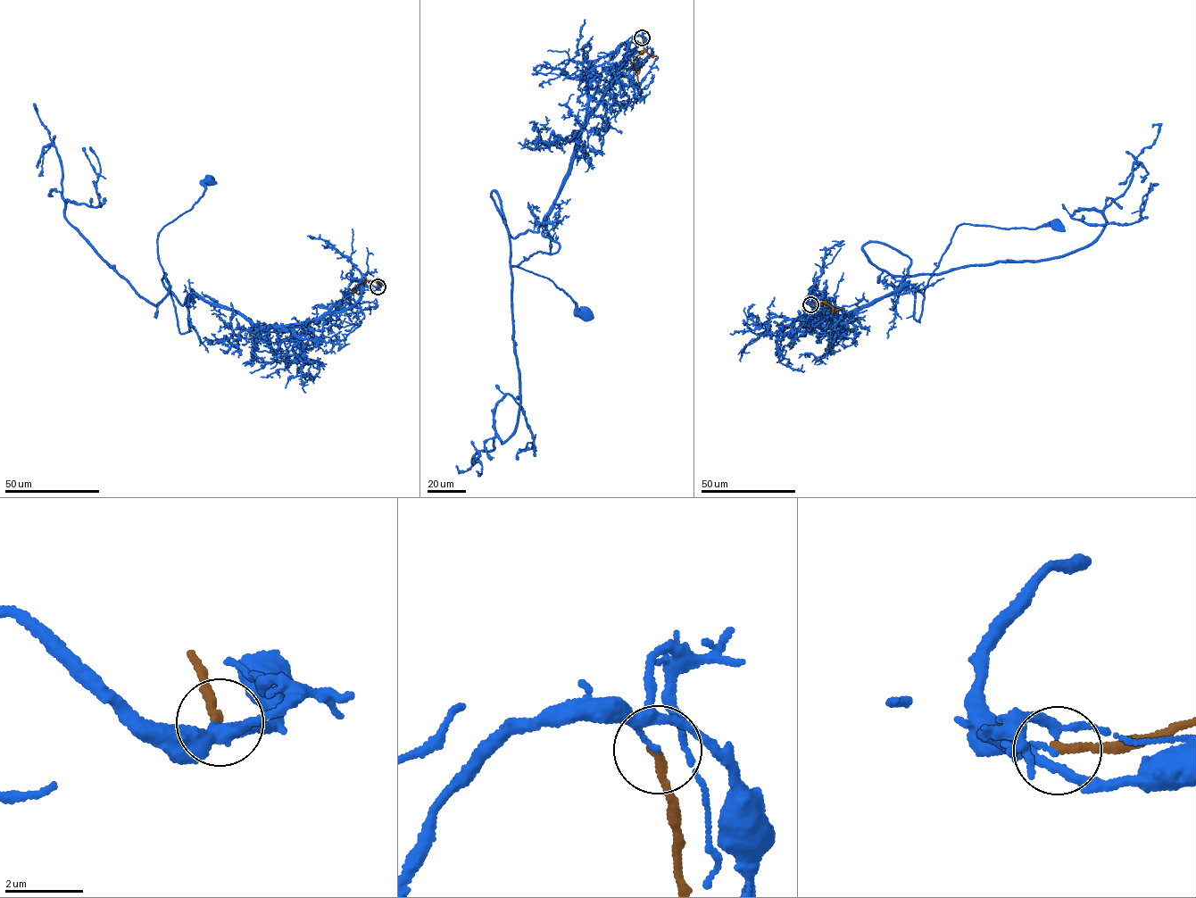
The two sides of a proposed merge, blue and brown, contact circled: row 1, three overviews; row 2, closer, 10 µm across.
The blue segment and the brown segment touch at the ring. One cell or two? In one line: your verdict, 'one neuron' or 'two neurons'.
two neurons

